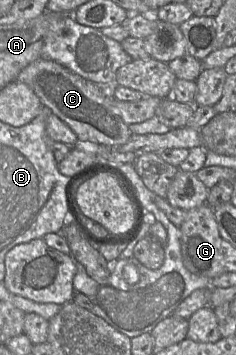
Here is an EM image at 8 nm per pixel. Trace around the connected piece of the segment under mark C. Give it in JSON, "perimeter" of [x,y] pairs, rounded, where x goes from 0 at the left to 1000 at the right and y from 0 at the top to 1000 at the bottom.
{"perimeter":[[[174,161],[102,192],[72,228],[119,239],[161,270],[182,299],[208,304],[326,380],[331,394],[504,414],[530,406],[559,375],[475,296],[462,251],[305,203],[191,161]]]}

